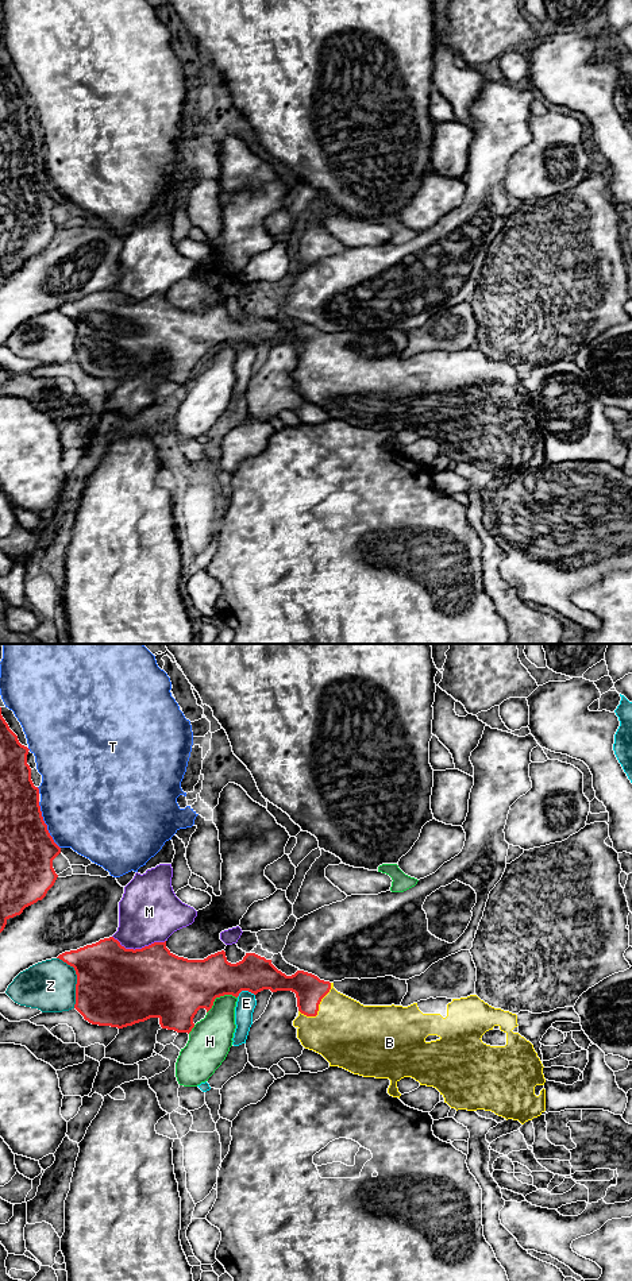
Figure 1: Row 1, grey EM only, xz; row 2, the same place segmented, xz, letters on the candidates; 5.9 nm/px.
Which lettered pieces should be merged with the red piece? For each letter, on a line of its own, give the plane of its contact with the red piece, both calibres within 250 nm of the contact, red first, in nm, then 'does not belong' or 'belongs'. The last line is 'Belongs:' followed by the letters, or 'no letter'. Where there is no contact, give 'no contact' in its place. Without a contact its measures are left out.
B: xz | 180/400 nm | belongs
E: xz | 260/120 nm | does not belong
H: xz | 360/240 nm | does not belong
M: xz | 460/360 nm | does not belong
T: xz | 320/500 nm | does not belong
Z: xz | 480/300 nm | does not belong
Belongs: B

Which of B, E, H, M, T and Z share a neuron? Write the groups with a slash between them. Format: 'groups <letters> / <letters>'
groups B / E / H / M / T / Z

